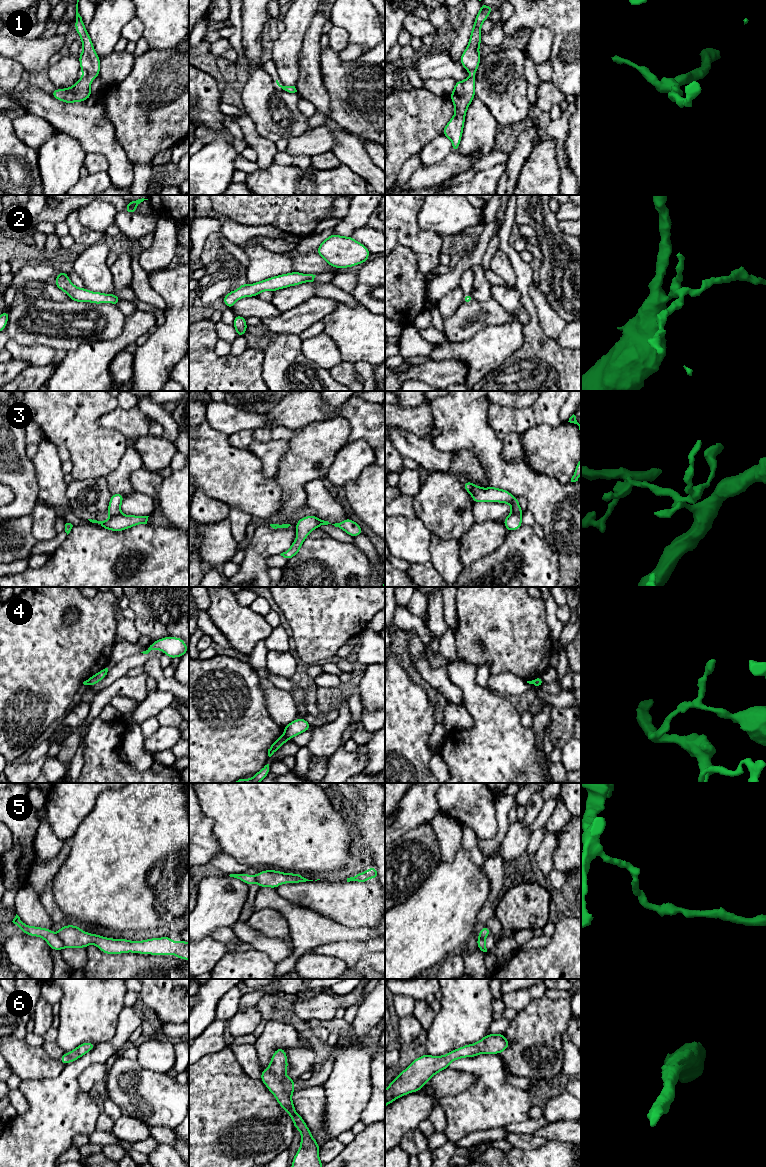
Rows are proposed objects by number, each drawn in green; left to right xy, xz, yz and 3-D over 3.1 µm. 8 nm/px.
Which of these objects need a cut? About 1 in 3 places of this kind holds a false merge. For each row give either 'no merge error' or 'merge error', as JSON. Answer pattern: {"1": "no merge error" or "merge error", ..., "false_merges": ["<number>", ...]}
{"1": "no merge error", "2": "no merge error", "3": "merge error", "4": "merge error", "5": "merge error", "6": "no merge error", "false_merges": ["3", "4", "5"]}

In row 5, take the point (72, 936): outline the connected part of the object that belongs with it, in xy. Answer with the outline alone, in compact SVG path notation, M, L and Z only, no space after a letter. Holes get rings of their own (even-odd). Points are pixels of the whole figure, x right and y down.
M74 925L62 926L57 932L57 936L65 948L86 948L88 945L94 944L105 954L127 952L164 956L173 954L175 957L189 960L189 943L183 939L174 943L171 937L165 936L133 942L124 938L112 939L90 934Z

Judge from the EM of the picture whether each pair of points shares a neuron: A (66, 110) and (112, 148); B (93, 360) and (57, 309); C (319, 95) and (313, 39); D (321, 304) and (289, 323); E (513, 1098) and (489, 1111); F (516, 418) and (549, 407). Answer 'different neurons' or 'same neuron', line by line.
A: same neuron
B: different neurons
C: same neuron
D: same neuron
E: same neuron
F: same neuron

